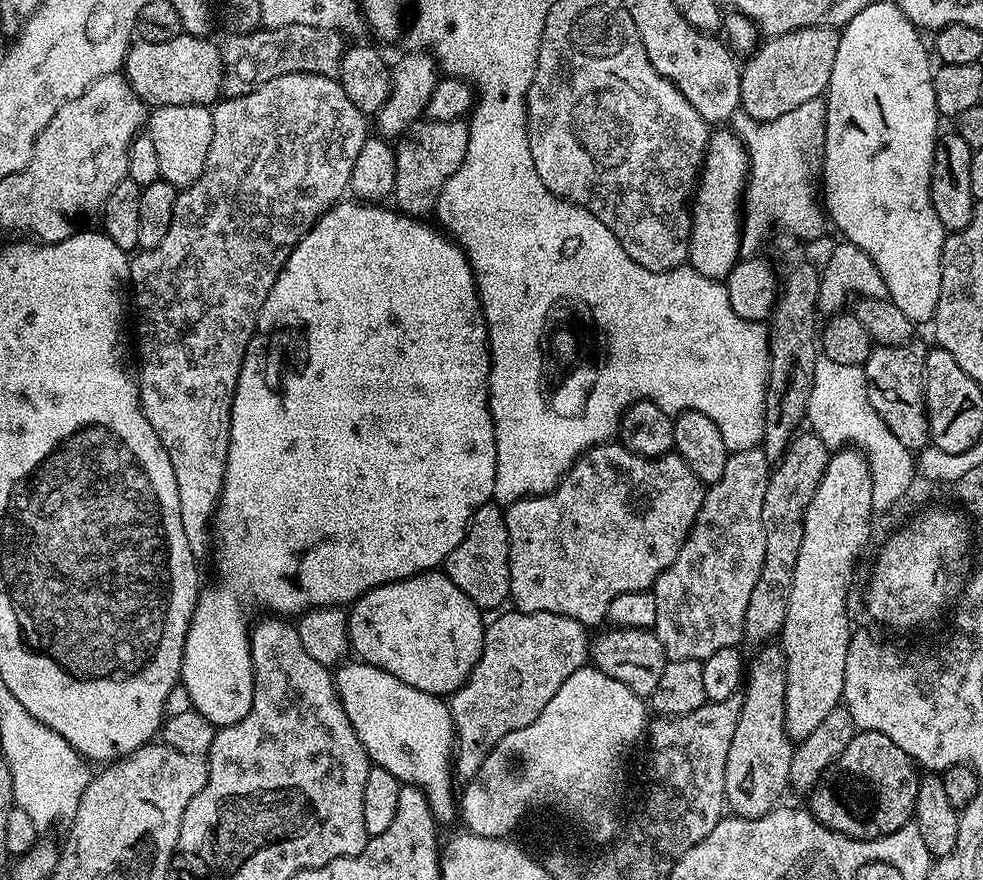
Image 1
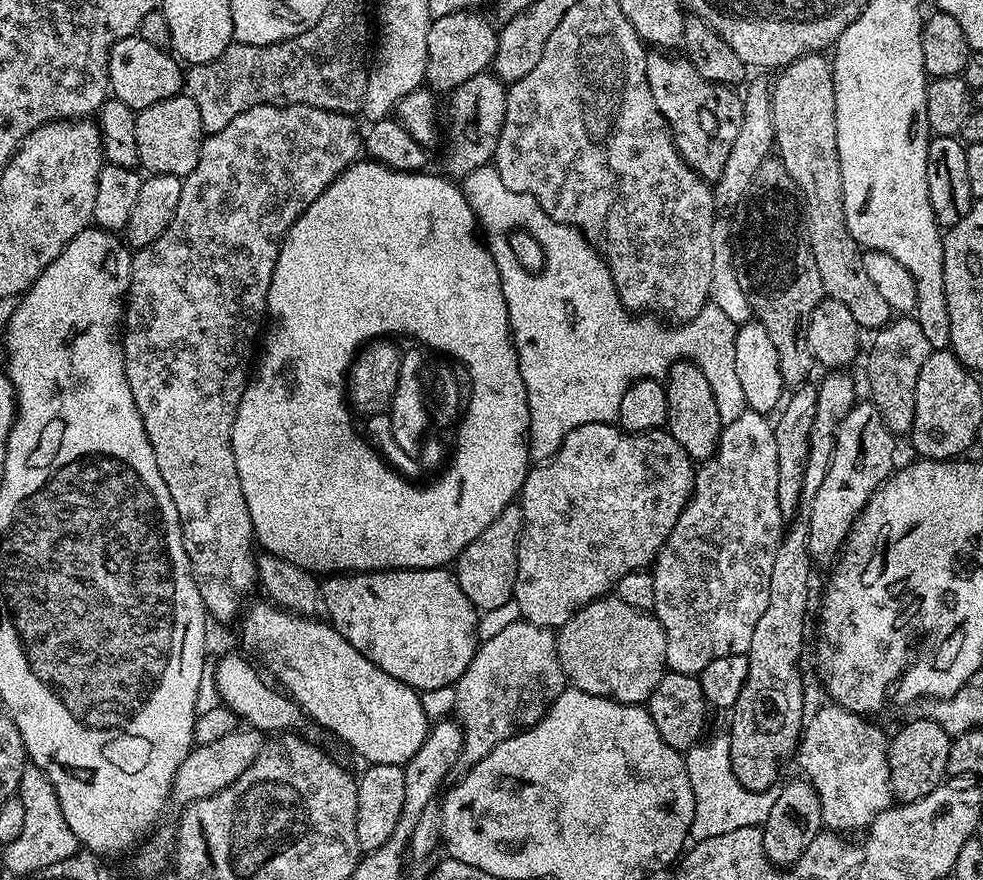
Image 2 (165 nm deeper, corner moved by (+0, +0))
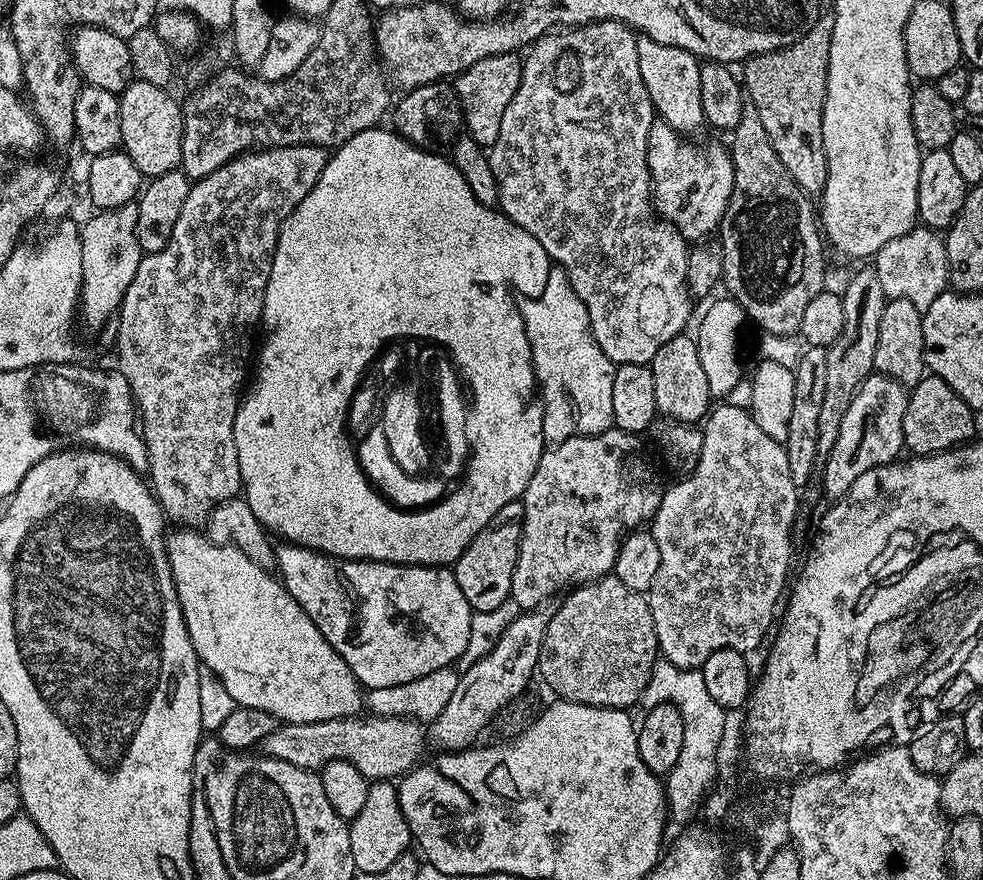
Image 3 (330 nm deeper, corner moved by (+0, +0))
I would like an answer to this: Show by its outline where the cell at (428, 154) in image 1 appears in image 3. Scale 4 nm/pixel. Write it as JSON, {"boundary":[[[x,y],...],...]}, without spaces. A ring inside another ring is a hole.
{"boundary":[[[507,52],[482,58],[482,62],[474,62],[474,66],[455,77],[454,91],[462,113],[463,127],[467,135],[474,137],[485,150],[491,149],[498,138],[498,130],[502,130],[502,114],[506,114],[506,106],[510,106],[510,98],[514,98],[522,82],[523,69],[523,59],[516,52]]]}

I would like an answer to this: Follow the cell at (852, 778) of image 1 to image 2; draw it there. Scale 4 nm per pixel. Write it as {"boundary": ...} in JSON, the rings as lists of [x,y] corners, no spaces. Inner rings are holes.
{"boundary":[[[927,718],[912,720],[900,733],[891,737],[888,746],[888,766],[892,795],[900,804],[909,804],[934,790],[948,776],[948,759],[952,736],[938,722]]]}

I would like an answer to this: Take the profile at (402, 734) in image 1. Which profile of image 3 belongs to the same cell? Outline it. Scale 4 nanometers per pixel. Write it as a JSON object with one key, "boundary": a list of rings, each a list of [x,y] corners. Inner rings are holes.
{"boundary":[[[176,530],[173,536],[171,533],[167,537],[166,547],[176,597],[196,656],[207,671],[221,680],[239,707],[266,710],[266,714],[285,724],[355,716],[361,711],[360,707],[365,707],[362,685],[350,666],[346,666],[338,650],[322,638],[322,630],[310,622],[306,610],[294,602],[283,583],[269,569],[246,558],[246,554],[233,544],[215,544],[196,530]]]}

